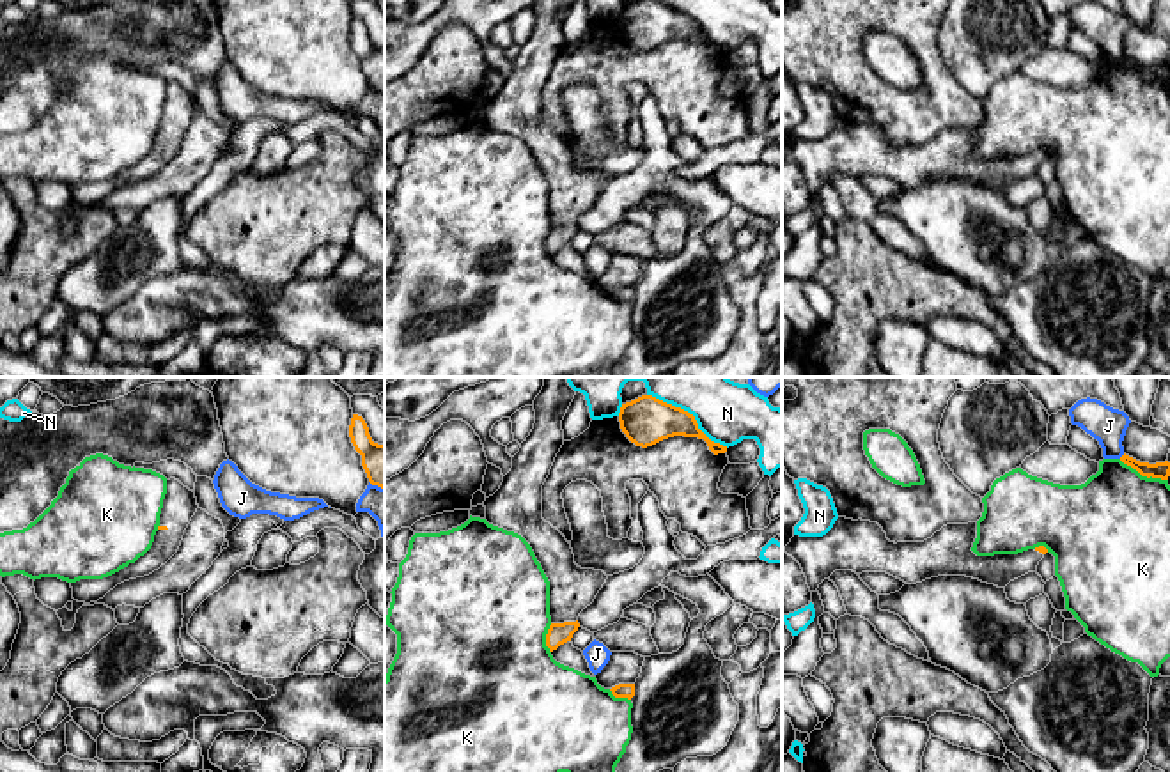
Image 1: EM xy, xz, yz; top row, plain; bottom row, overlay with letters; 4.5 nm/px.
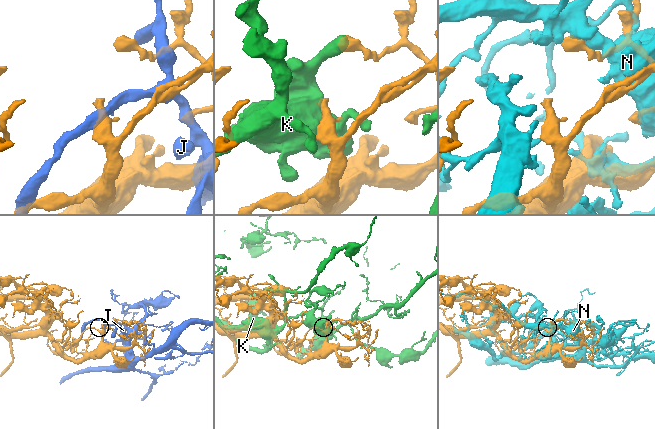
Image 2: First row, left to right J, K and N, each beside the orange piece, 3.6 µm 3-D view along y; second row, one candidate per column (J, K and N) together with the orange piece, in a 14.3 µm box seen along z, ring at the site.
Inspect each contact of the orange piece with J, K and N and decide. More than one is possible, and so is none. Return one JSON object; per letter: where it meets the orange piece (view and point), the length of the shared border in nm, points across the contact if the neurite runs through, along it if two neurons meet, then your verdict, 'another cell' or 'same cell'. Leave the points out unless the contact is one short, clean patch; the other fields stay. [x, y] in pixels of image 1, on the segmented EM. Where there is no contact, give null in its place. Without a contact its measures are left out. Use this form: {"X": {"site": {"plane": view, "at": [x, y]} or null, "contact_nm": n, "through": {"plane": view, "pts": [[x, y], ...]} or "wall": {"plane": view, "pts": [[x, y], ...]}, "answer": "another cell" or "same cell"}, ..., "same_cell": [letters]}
{"J": {"site": {"plane": "yz", "at": [1123, 456]}, "contact_nm": 40, "answer": "another cell"}, "K": {"site": {"plane": "yz", "at": [1144, 475]}, "contact_nm": 240, "answer": "another cell"}, "N": {"site": {"plane": "xz", "at": [688, 413]}, "contact_nm": 440, "answer": "another cell"}, "same_cell": []}

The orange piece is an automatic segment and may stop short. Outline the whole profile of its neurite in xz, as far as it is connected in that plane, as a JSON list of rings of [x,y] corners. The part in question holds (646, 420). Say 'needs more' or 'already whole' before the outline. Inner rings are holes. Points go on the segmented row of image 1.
already whole; [[[642,395],[622,404],[619,422],[626,437],[642,448],[674,436],[684,436],[704,439],[714,455],[727,452],[727,446],[711,441],[698,429],[693,414],[652,395]]]

